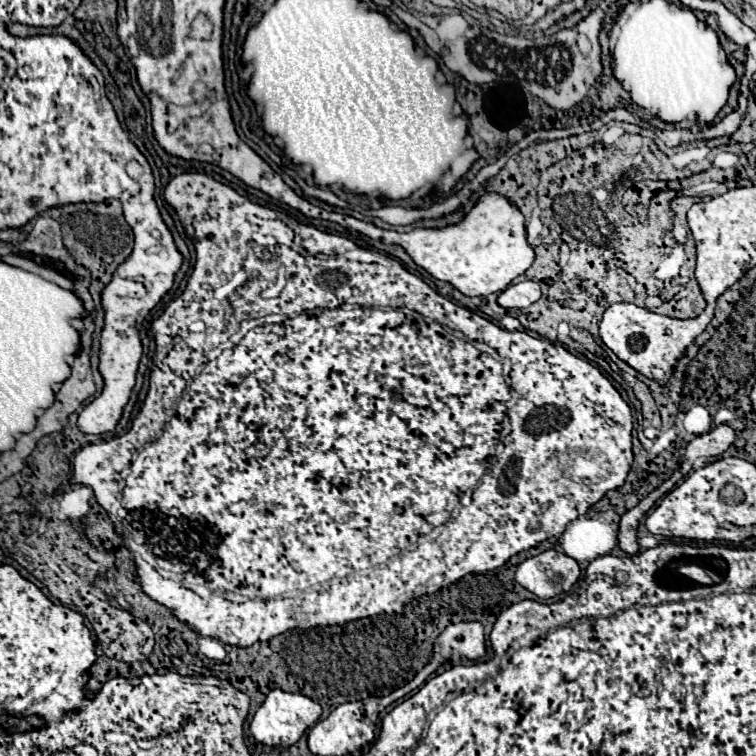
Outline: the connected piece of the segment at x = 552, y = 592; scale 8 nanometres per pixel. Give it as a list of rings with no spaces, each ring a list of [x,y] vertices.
[[[554,549],[526,559],[516,569],[516,583],[534,593],[538,599],[552,599],[570,591],[578,577],[578,563],[566,553]]]

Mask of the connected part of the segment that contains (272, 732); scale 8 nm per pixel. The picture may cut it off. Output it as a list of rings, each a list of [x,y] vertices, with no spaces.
[[[274,689],[268,693],[268,697],[264,699],[262,707],[256,711],[252,723],[250,723],[250,733],[254,735],[254,739],[262,745],[268,747],[290,747],[294,745],[302,733],[306,729],[310,729],[322,715],[322,707],[312,701],[306,695],[294,695],[294,693],[284,693],[282,689]]]

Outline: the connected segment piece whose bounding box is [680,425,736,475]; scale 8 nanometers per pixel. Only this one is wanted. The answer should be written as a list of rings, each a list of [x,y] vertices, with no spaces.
[[[718,425],[712,431],[698,435],[686,447],[684,461],[680,465],[682,475],[688,475],[692,471],[692,465],[698,457],[718,457],[718,455],[722,455],[734,443],[734,439],[736,439],[736,435],[734,435],[734,429],[730,425]]]

